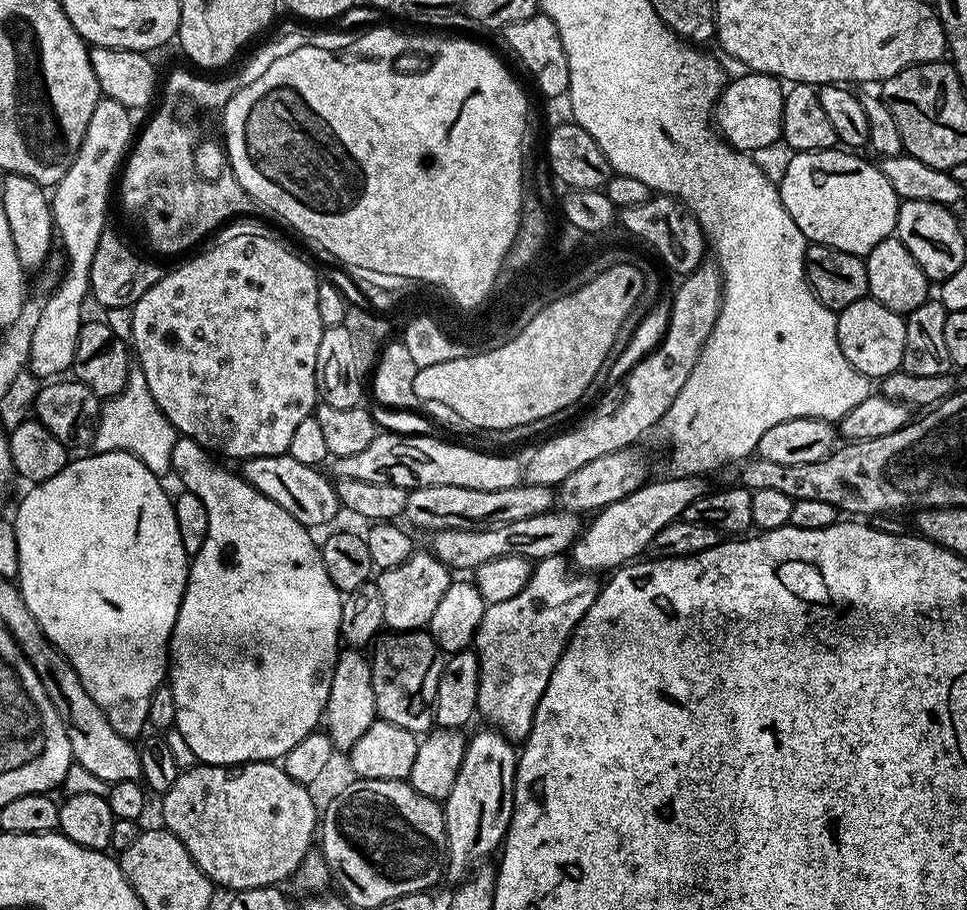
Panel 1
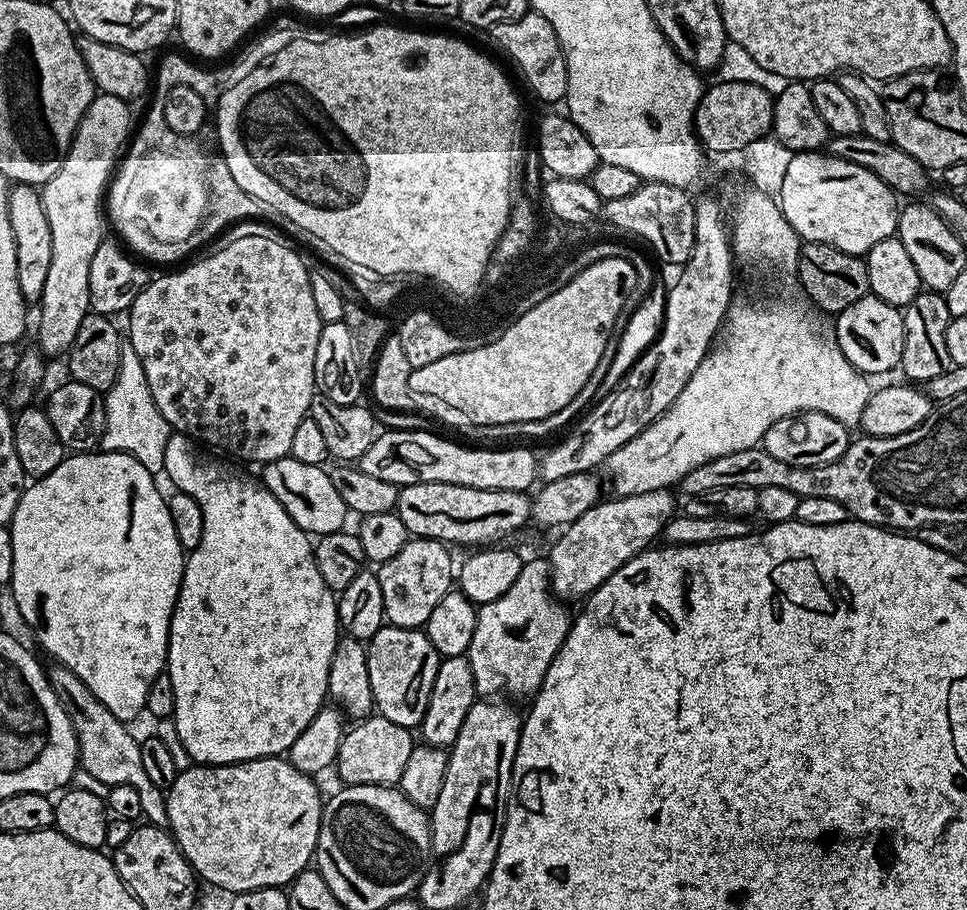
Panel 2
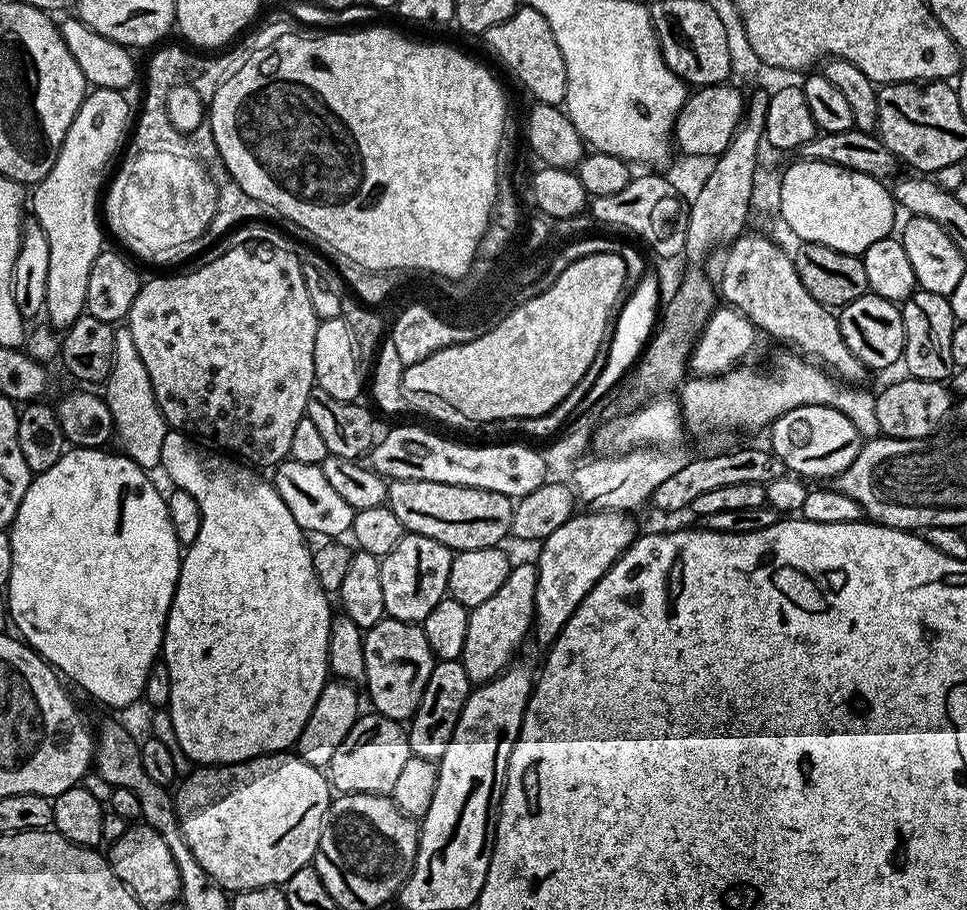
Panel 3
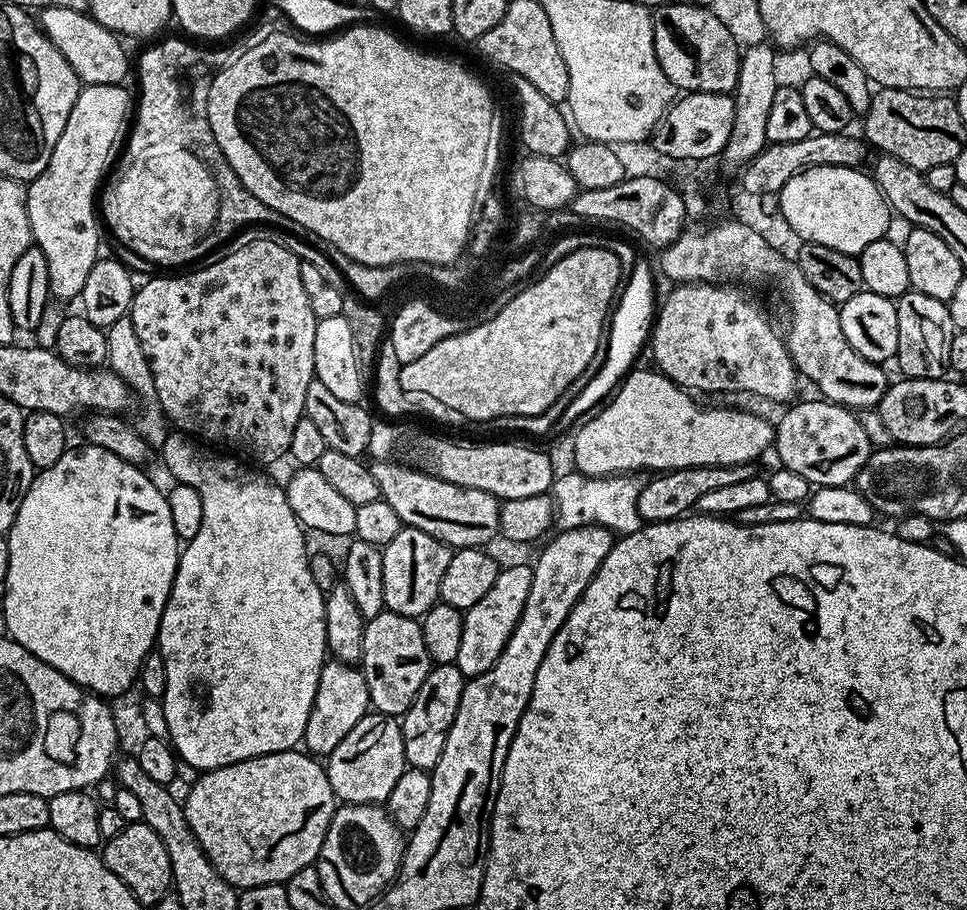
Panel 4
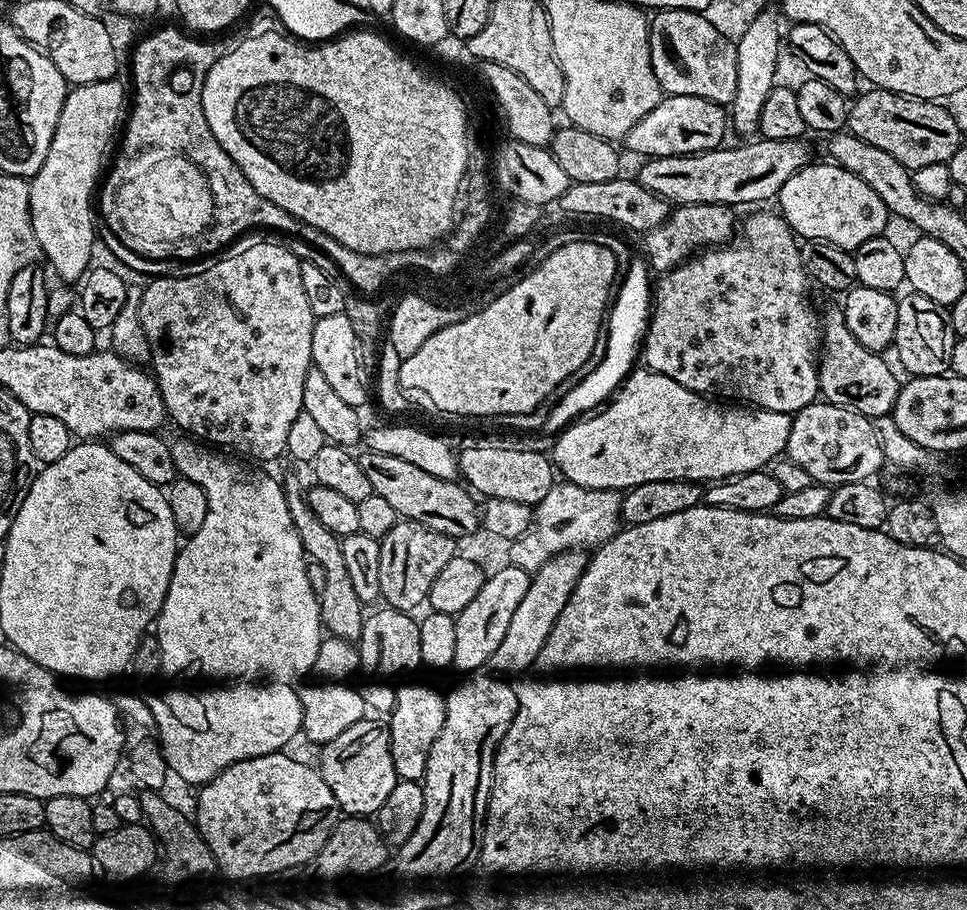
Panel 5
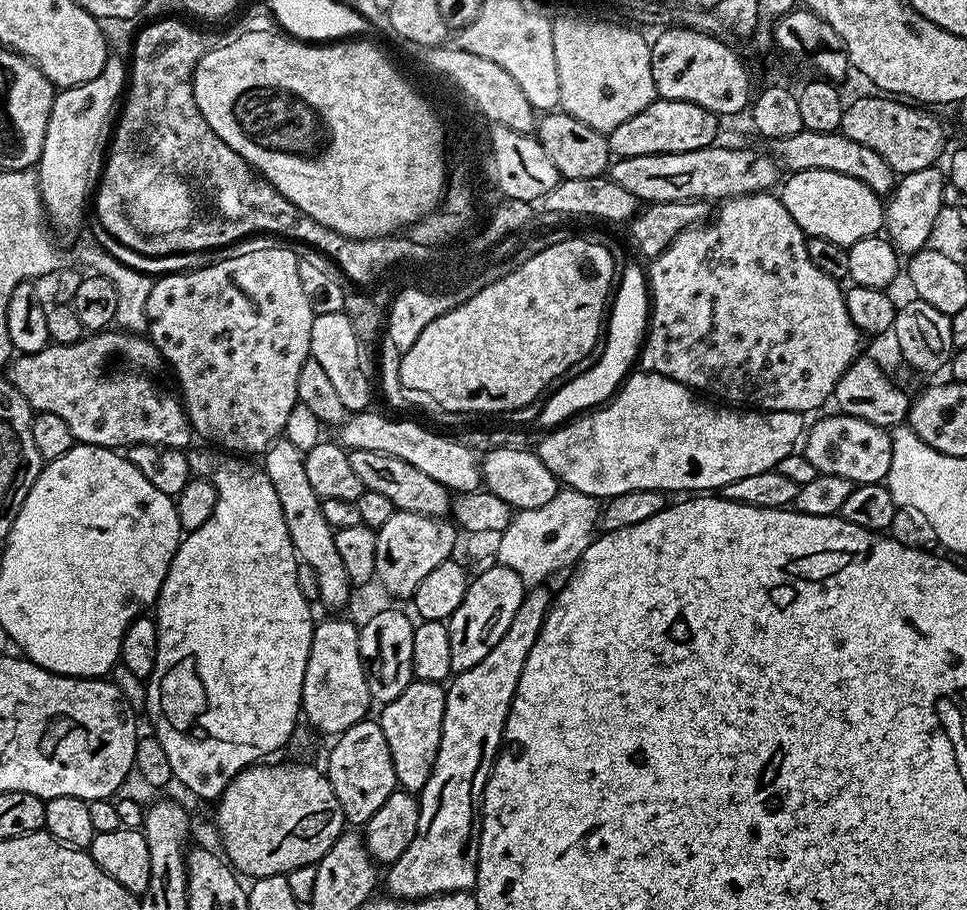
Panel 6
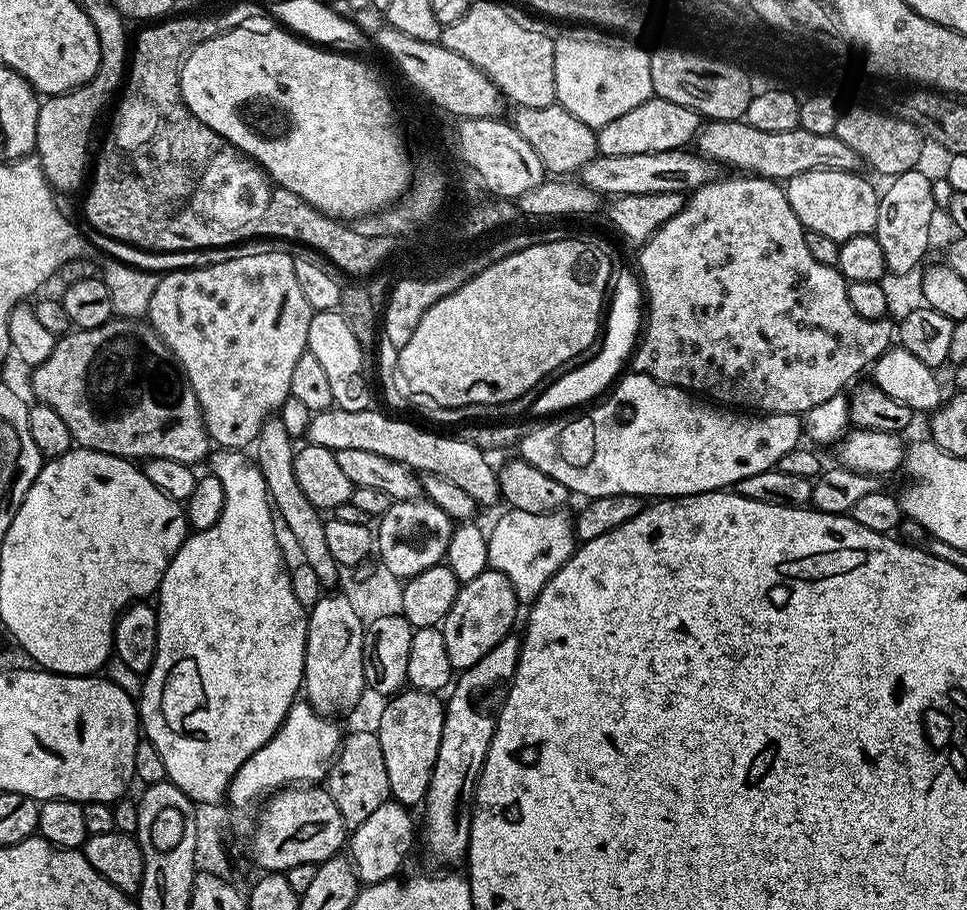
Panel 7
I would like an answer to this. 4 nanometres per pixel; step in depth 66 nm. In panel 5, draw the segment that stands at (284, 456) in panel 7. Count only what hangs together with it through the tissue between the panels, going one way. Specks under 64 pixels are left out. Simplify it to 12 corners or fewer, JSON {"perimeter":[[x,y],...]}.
{"perimeter":[[283,479],[304,553],[325,571],[320,623],[359,641],[366,605],[351,583],[341,539],[310,510],[301,482]]}

